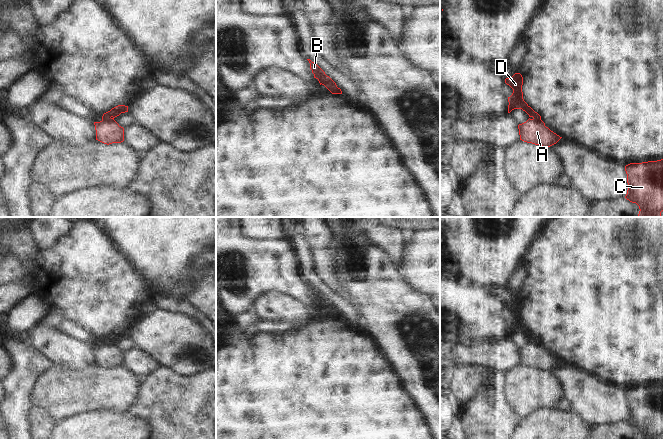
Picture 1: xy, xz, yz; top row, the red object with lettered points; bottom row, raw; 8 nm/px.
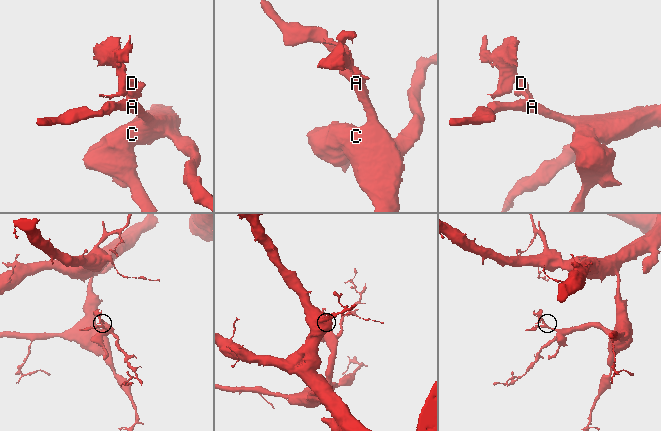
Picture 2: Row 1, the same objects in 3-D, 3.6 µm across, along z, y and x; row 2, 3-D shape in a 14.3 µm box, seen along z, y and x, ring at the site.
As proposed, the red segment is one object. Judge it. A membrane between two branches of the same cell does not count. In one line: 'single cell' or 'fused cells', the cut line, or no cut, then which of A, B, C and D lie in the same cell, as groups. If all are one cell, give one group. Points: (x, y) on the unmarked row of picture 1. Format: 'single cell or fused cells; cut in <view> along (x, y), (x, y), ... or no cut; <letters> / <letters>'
fused cells; cut in xy along (102, 342), (113, 343); A B C / D

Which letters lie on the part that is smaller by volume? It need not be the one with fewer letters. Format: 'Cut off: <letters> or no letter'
Cut off: D

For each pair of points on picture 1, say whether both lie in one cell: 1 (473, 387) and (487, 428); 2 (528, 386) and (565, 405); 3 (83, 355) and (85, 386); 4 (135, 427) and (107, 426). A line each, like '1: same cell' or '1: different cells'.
1: different cells
2: same cell
3: different cells
4: same cell

